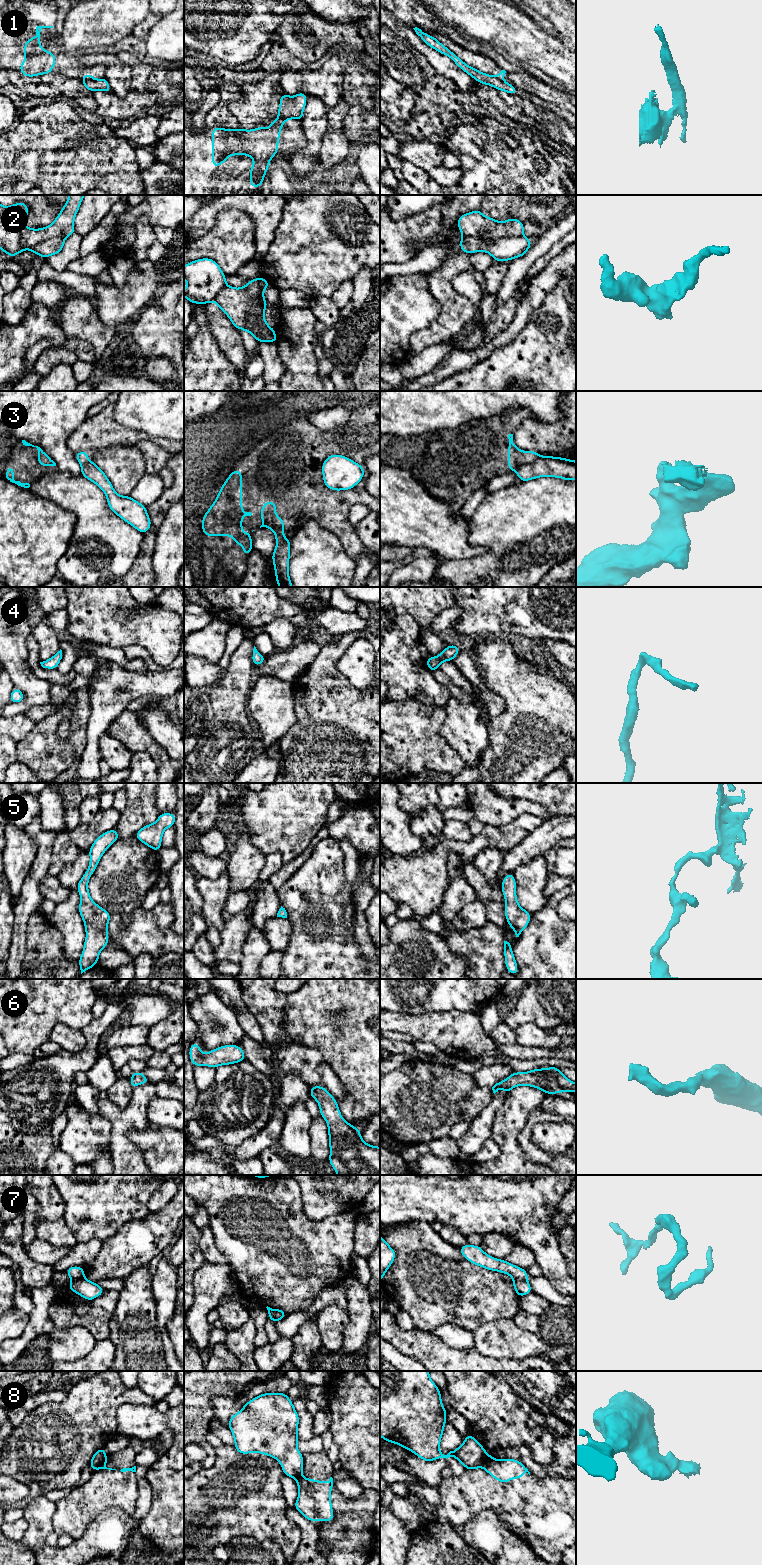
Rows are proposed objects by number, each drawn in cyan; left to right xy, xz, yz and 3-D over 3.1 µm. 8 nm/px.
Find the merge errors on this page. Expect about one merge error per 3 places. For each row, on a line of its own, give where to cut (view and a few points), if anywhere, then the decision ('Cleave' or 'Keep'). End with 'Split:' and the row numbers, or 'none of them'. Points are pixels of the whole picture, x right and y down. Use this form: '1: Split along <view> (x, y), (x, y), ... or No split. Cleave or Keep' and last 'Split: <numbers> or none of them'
1: Split along xy (91, 78), (83, 81). Cleave
2: Split along yz (522, 235), (495, 239), (483, 239), (476, 236), (463, 237). Cleave
3: Split along yz (539, 456), (533, 461), (523, 463), (514, 469). Cleave
4: No split. Keep
5: No split. Keep
6: No split. Keep
7: Split along yz (514, 1279), (525, 1281). Cleave
8: Split along xy (106, 1455), (103, 1463), (98, 1468). Cleave
Split: 1, 2, 3, 7, 8

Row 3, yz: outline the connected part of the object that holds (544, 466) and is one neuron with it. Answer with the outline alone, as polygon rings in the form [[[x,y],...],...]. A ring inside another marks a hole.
[[[539,456],[534,462],[515,469],[519,481],[538,477],[556,477],[567,481],[576,479],[576,461],[561,457]]]

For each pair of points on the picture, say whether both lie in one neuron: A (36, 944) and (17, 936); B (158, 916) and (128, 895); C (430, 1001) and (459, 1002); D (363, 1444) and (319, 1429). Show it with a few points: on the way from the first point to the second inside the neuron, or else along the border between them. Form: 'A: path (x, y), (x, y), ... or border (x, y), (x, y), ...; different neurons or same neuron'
A: border (31, 916), (27, 924), (26, 951), (22, 962); different neurons
B: border (141, 906), (133, 910), (126, 922), (119, 915); different neurons
C: path (437, 1001), (452, 1001); same neuron
D: border (327, 1410), (331, 1420), (329, 1430); different neurons

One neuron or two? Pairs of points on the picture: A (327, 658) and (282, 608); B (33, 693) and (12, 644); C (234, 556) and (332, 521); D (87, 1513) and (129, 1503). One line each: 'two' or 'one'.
A: two
B: one
C: one
D: one

